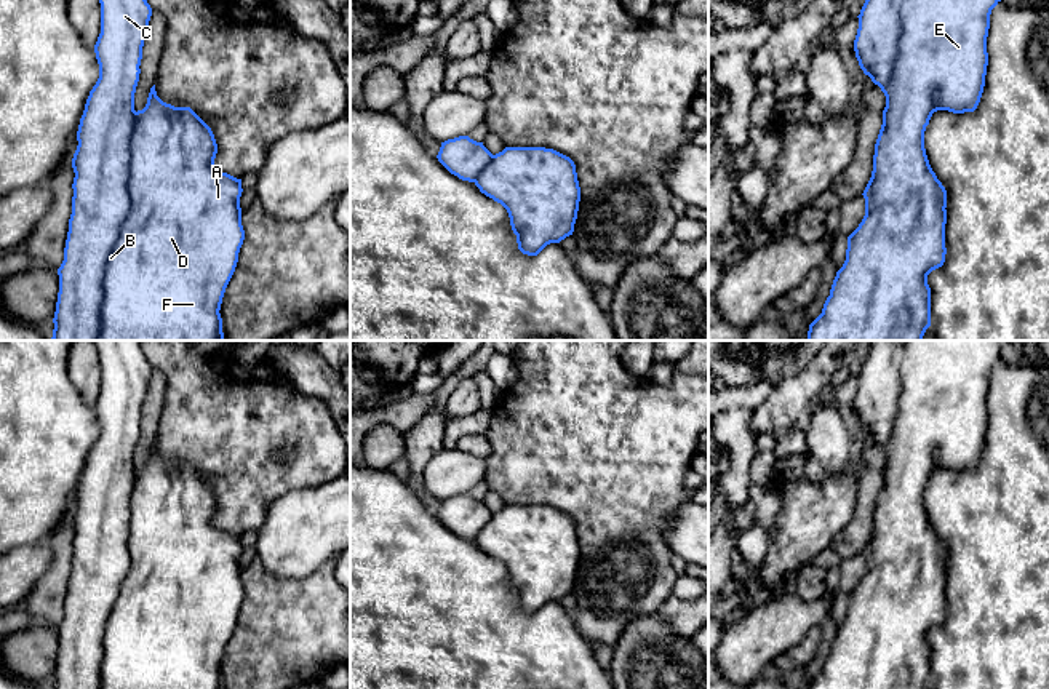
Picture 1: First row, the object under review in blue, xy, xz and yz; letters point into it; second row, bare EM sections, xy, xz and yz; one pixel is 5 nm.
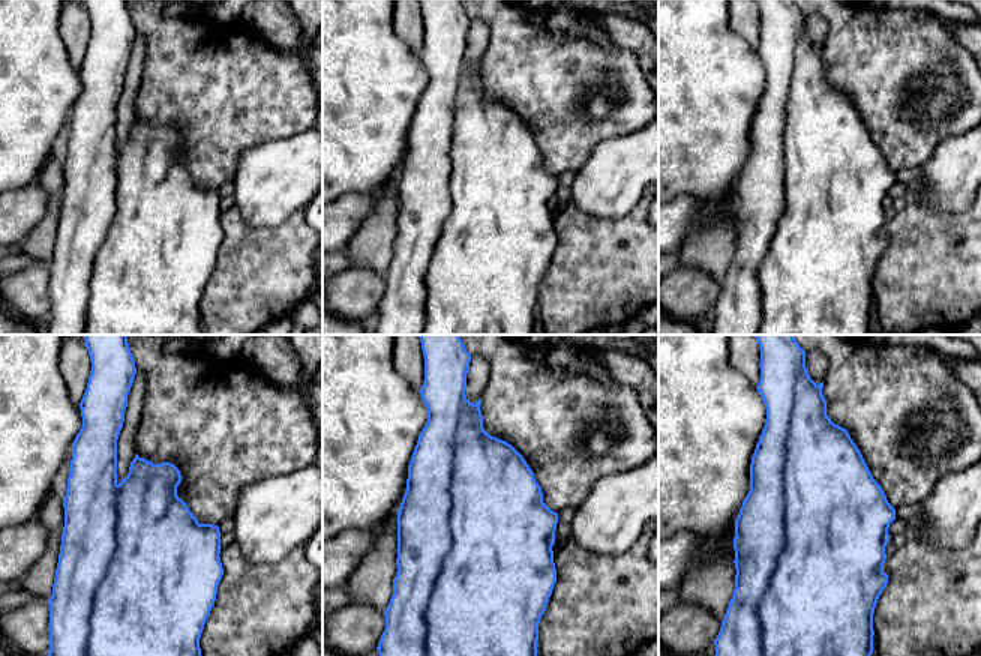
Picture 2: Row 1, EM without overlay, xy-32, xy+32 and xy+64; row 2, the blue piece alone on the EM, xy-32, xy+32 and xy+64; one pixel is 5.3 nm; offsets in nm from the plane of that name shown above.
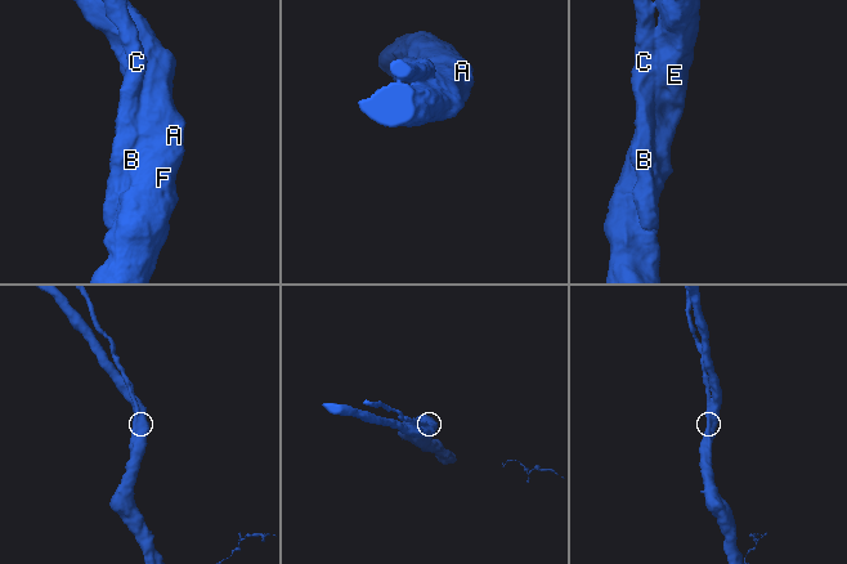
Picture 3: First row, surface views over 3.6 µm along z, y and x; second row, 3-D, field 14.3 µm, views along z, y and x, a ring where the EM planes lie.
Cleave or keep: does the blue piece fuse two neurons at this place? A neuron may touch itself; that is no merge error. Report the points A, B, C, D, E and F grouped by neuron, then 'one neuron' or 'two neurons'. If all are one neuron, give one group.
A B C D E F | one neuron

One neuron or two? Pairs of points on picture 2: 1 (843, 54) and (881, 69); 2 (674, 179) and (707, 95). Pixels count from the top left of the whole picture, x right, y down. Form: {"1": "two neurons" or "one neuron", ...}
{"1": "one neuron", "2": "one neuron"}

